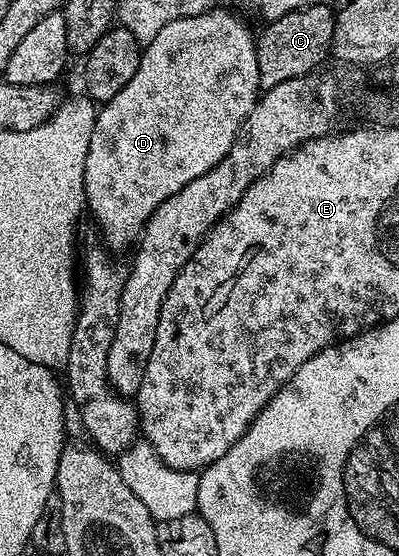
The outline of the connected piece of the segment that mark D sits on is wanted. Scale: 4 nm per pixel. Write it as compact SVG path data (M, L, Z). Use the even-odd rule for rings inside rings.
M215 16L178 18L169 24L165 24L165 28L161 28L153 36L153 40L142 47L139 55L139 67L133 76L133 80L129 80L129 84L125 84L125 88L121 88L121 92L117 92L117 96L113 96L113 100L102 103L98 107L93 136L89 140L89 156L85 156L83 197L86 209L89 214L91 210L96 224L99 225L100 232L103 233L104 240L102 239L102 241L112 251L125 249L131 241L132 245L142 235L143 227L146 226L149 216L161 203L169 200L169 196L181 192L181 188L185 188L185 184L189 184L189 180L197 180L197 176L205 176L205 172L212 170L225 157L229 148L239 136L241 124L247 119L249 112L253 112L255 103L261 97L257 52L255 51L256 35L254 33L251 35L250 28L239 18L211 17Z

